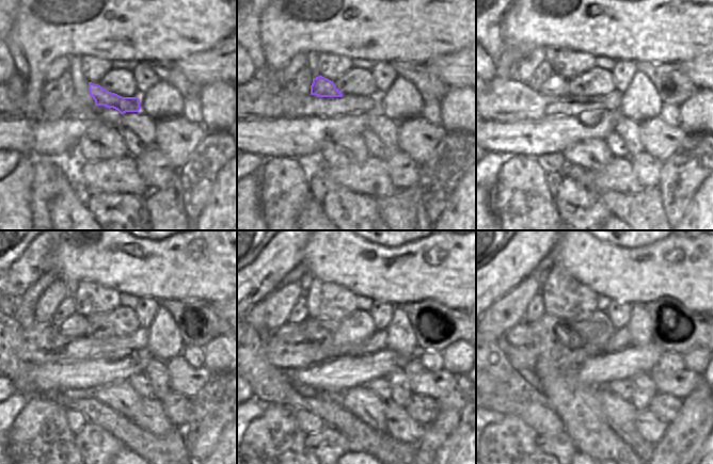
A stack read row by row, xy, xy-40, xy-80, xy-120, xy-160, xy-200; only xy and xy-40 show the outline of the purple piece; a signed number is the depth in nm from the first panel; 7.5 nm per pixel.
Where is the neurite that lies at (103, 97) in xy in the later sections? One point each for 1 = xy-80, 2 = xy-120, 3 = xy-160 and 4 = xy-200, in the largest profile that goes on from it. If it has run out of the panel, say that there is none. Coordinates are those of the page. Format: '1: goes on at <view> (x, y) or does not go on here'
1: goes on at xy-80 (556, 85)
2: goes on at xy-120 (76, 324)
3: goes on at xy-160 (288, 332)
4: goes on at xy-200 (521, 335)

